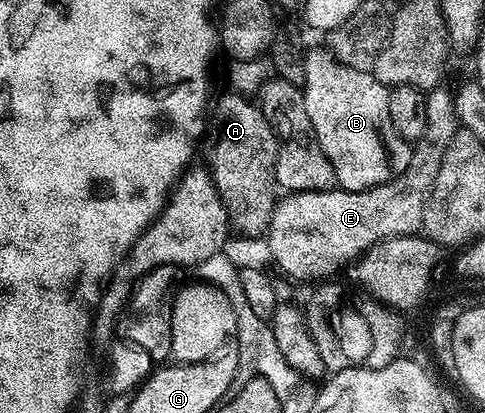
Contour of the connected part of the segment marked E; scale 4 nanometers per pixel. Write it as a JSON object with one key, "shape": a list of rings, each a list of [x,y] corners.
{"shape":[[[439,84],[433,90],[425,91],[424,97],[424,136],[413,143],[408,160],[408,168],[400,176],[390,182],[374,186],[371,190],[344,190],[331,188],[329,190],[299,190],[286,192],[274,203],[272,220],[268,231],[270,238],[270,254],[274,262],[290,278],[299,278],[302,282],[310,282],[313,278],[330,280],[337,270],[346,265],[354,264],[369,252],[378,242],[388,241],[394,237],[404,237],[406,234],[417,234],[422,229],[422,209],[426,199],[434,187],[436,176],[440,172],[440,164],[446,155],[446,146],[454,139],[460,129],[459,103],[455,95],[445,90],[445,85]]]}

